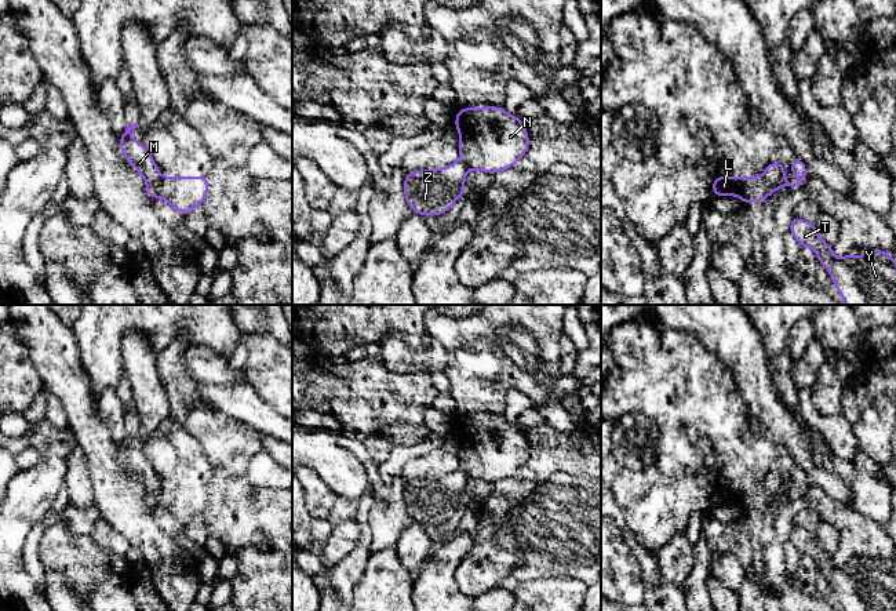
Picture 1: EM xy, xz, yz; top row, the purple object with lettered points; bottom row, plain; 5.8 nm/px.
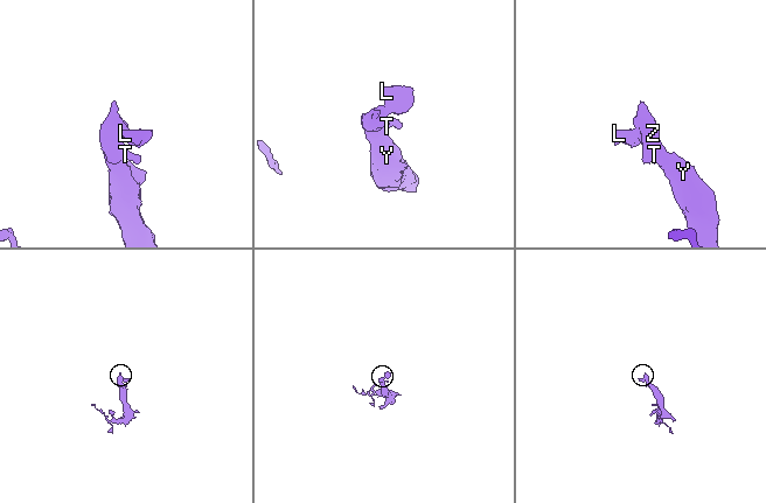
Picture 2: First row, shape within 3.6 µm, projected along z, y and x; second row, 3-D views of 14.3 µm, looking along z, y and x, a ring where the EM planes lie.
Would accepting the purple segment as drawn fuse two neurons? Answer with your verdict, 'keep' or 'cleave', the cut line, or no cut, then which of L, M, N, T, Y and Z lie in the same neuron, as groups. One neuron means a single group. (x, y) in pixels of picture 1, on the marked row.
cleave | xy (160, 175), (153, 196) | L N / M T Y Z

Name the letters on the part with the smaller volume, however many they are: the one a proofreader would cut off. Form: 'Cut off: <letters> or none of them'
Cut off: L, N

